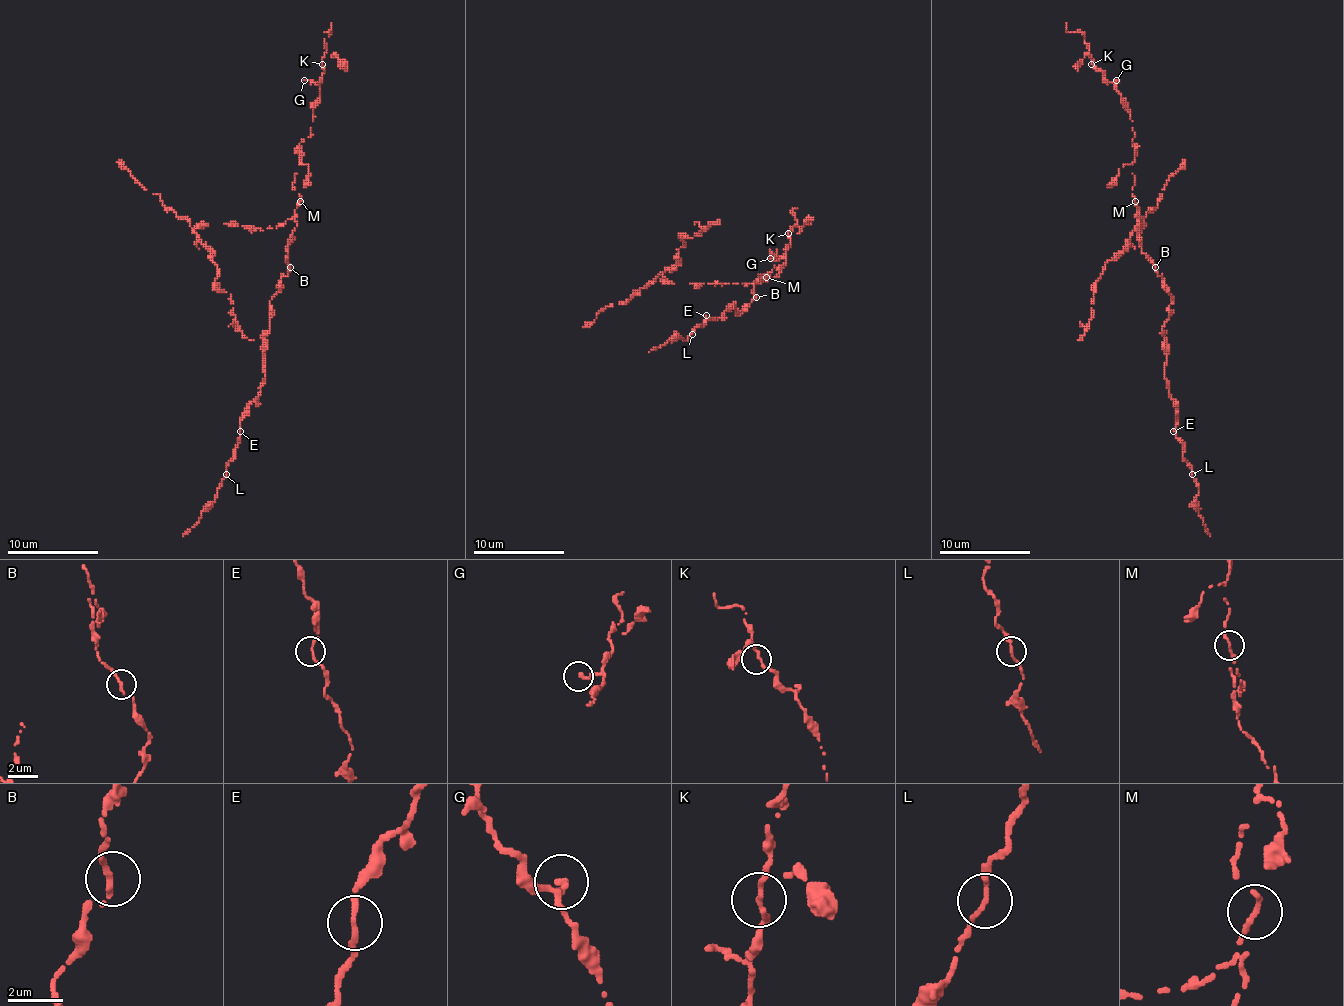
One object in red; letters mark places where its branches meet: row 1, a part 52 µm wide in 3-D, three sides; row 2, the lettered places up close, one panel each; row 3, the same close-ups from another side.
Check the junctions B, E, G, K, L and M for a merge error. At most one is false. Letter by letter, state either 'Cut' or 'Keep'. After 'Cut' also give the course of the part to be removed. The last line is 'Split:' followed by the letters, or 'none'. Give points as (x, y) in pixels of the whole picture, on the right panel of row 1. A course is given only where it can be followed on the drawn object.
B: Keep
E: Keep
G: Keep
K: Keep
L: Keep
M: Cut. Course of the part to remove: (1135, 201), (1141, 228), (1141, 224), (1121, 251), (1103, 267), (1096, 283), (1089, 329), (1078, 340)
Split: M

